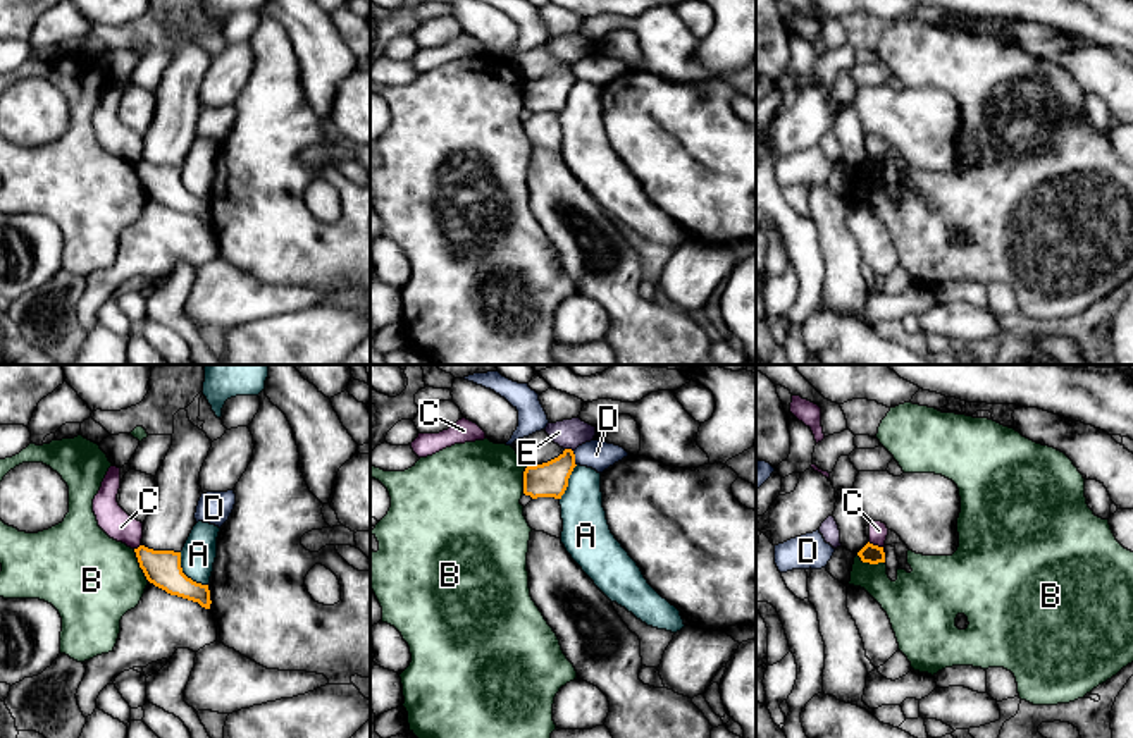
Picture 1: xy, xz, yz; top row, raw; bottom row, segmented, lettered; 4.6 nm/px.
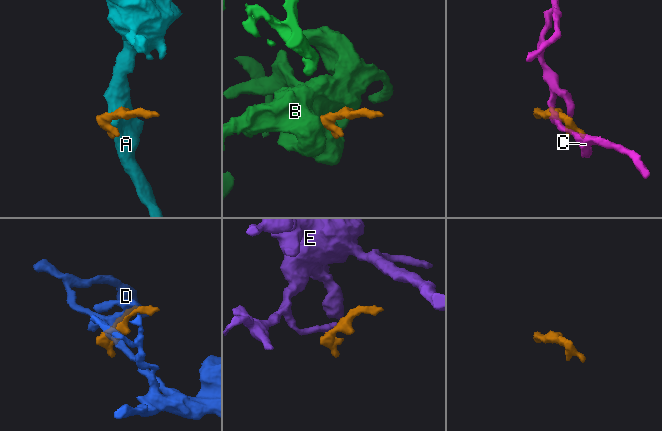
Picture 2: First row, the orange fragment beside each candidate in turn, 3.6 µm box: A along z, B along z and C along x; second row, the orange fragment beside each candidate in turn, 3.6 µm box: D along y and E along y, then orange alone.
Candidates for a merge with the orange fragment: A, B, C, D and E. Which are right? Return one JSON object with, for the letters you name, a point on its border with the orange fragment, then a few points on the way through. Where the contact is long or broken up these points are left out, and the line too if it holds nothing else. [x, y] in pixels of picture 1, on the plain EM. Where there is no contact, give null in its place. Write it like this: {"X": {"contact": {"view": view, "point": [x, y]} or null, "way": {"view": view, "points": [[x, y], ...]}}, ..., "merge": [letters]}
{"merge": []}

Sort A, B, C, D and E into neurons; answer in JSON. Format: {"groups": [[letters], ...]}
{"groups": [["A"], ["B"], ["C"], ["D"], ["E"]]}

